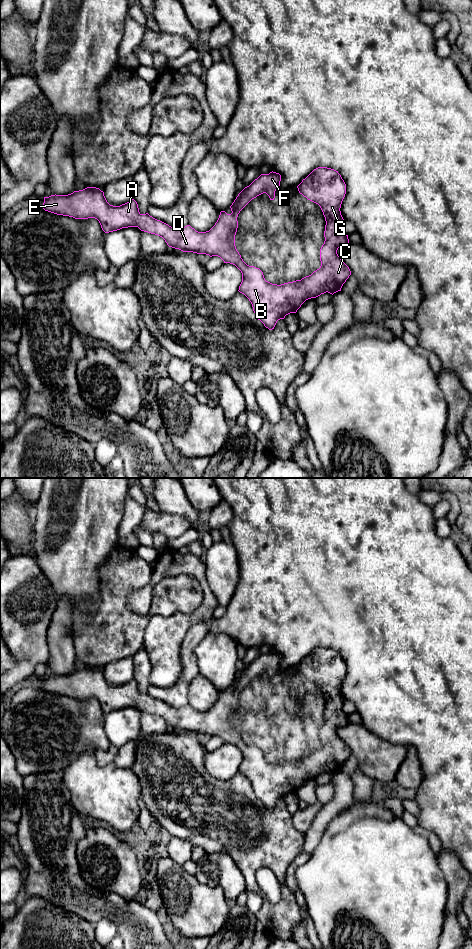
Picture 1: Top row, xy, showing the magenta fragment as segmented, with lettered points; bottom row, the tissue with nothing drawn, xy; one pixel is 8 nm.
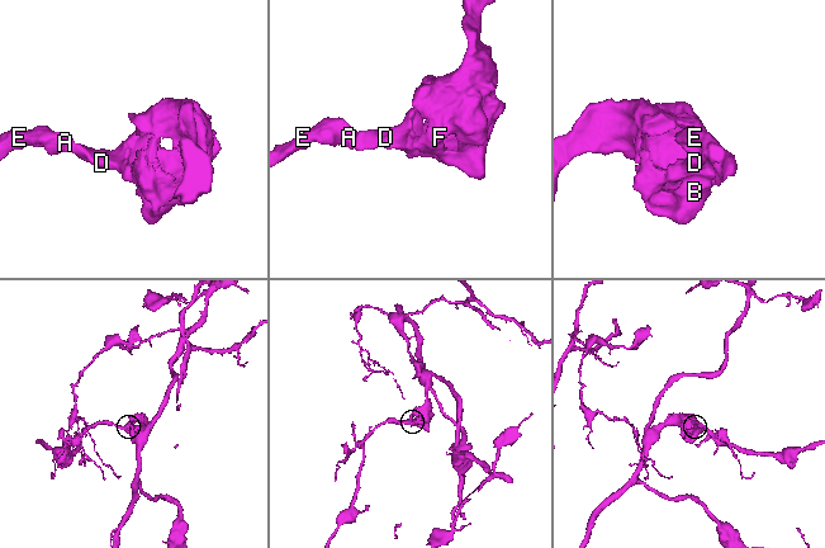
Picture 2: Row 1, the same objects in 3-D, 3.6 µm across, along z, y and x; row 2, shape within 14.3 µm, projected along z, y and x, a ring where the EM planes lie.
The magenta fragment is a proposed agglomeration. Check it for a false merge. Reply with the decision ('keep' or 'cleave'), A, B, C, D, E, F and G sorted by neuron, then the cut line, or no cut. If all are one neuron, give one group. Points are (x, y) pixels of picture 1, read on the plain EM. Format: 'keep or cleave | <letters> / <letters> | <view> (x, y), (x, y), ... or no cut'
keep | A B C D E F G | no cut

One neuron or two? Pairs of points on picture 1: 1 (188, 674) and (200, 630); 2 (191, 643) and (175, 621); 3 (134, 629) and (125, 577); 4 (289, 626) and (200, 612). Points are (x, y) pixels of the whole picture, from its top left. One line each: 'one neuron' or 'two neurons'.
1: one neuron
2: two neurons
3: one neuron
4: two neurons

